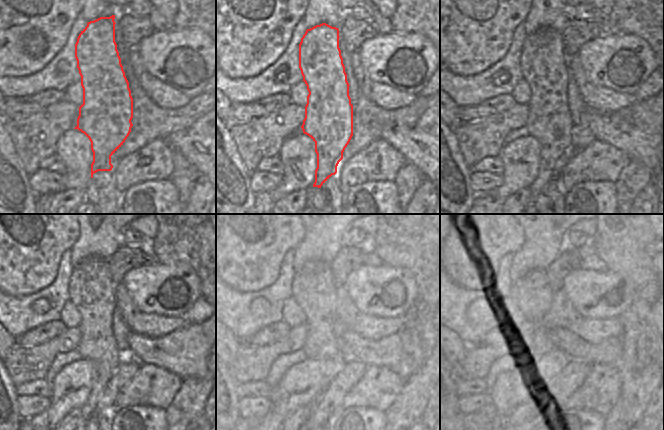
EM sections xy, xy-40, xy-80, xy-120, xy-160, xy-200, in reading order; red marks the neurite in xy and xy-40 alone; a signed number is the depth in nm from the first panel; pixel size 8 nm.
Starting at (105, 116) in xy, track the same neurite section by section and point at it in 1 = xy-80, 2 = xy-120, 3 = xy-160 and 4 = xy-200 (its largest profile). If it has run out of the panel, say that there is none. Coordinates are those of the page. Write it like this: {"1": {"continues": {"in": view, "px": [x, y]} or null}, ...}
{"1": {"continues": {"in": "xy-80", "px": [543, 66]}}, "2": {"continues": {"in": "xy-120", "px": [91, 290]}}, "3": {"continues": {"in": "xy-160", "px": [314, 291]}}, "4": {"continues": {"in": "xy-200", "px": [534, 291]}}}

